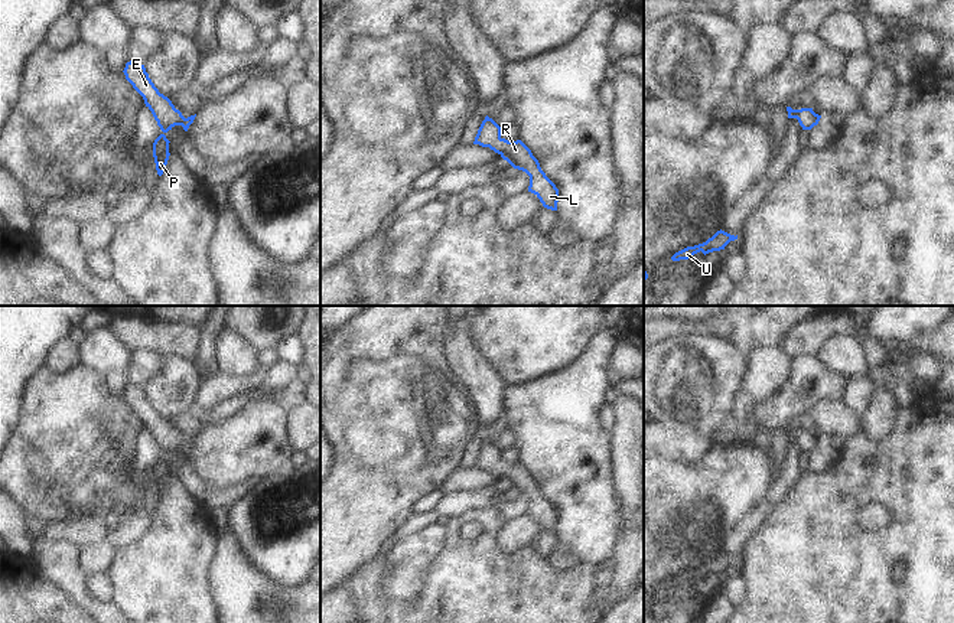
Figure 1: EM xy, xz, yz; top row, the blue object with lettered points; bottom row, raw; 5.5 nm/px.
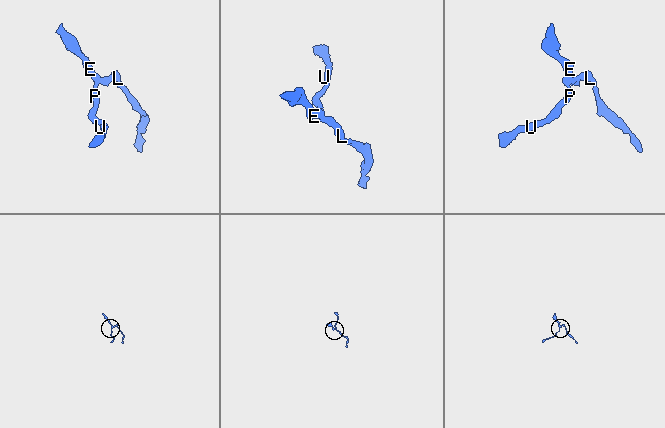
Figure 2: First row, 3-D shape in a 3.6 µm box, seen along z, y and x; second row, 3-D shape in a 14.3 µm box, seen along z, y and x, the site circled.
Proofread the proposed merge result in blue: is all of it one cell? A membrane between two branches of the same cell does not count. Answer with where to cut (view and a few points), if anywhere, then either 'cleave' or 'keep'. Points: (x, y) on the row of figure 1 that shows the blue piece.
no cut; keep

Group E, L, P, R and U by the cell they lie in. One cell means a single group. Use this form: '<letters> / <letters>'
E L P R U

